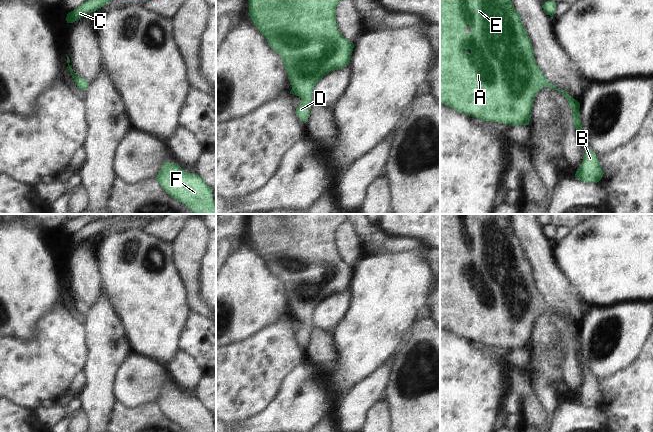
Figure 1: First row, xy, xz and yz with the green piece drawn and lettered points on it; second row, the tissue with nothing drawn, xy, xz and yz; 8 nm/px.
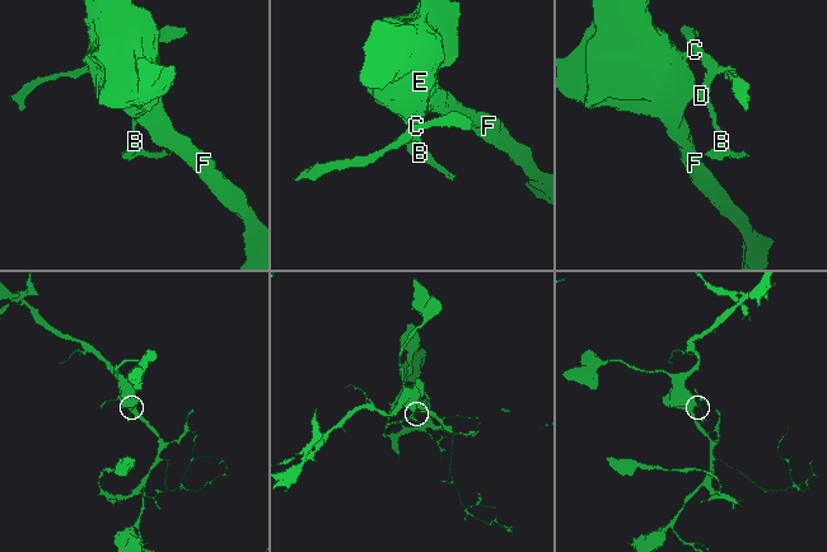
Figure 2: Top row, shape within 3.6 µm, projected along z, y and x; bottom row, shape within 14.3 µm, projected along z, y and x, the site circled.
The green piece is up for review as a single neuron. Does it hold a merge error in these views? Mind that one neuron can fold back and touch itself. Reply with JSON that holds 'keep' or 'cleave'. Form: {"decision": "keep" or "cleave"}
{"decision": "keep"}

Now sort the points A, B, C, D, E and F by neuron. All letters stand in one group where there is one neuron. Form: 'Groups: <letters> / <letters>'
Groups: A B C D E F.

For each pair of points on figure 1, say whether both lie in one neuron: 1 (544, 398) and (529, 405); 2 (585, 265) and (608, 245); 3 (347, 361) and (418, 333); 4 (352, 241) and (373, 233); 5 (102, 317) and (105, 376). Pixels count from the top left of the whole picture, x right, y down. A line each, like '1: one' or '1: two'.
1: two
2: one
3: two
4: two
5: one

